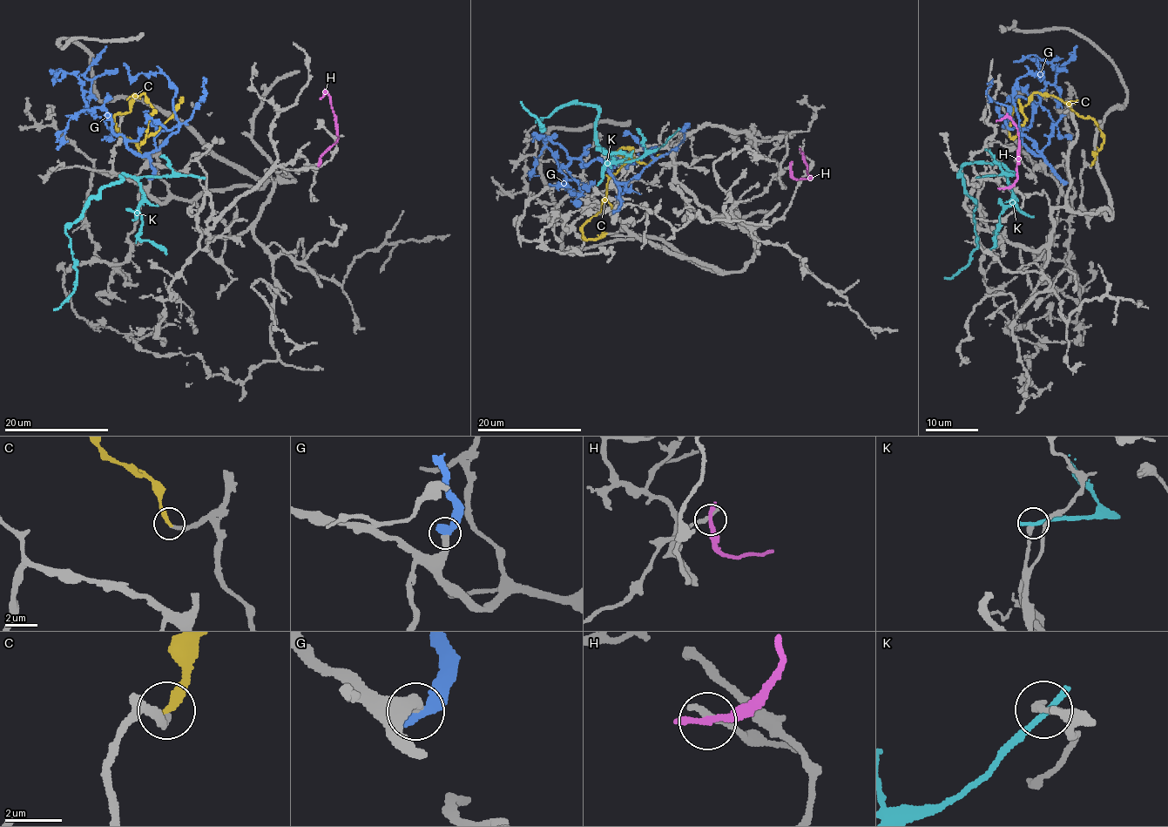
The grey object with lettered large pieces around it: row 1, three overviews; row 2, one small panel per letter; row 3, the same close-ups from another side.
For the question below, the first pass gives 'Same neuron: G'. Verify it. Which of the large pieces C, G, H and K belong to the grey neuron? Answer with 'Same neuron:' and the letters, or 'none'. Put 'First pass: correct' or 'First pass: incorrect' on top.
First pass: correct
Same neuron: G

